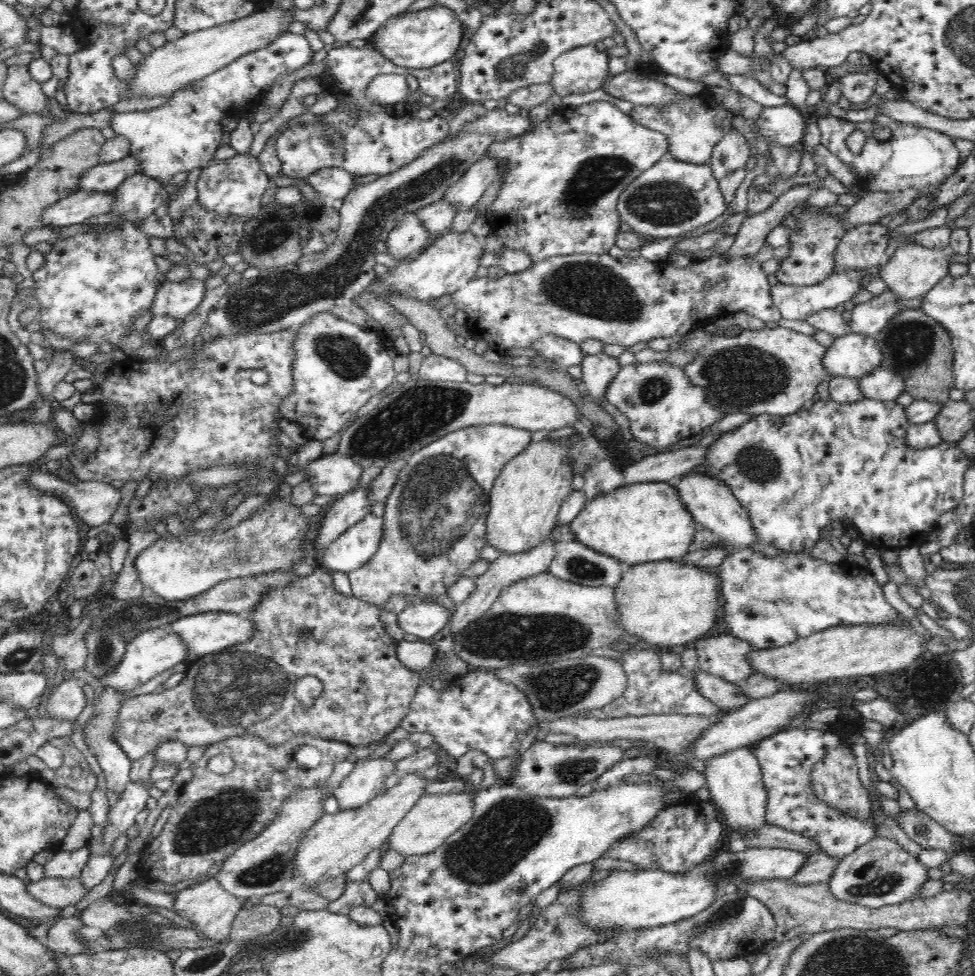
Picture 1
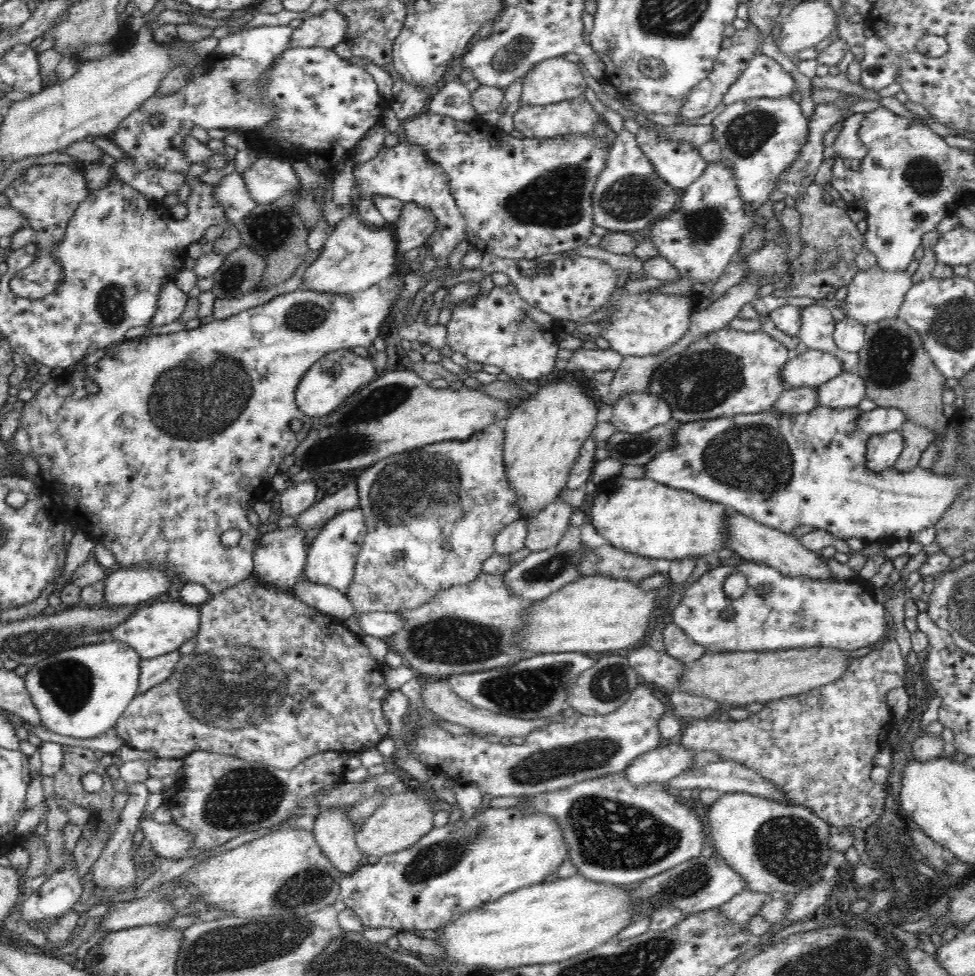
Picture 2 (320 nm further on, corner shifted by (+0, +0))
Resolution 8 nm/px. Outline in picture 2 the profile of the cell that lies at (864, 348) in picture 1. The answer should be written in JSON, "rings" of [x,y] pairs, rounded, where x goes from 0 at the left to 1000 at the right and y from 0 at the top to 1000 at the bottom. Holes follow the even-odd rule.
{"rings":[[[829,357],[825,363],[808,369],[799,383],[806,399],[833,398],[864,382],[865,373],[852,362]]]}

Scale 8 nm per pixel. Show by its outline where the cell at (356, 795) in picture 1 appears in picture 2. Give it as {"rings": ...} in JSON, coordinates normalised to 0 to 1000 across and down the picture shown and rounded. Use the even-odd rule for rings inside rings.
{"rings":[[[356,827],[330,830],[321,846],[332,877],[353,897],[363,893],[374,882],[365,864],[365,840],[357,838],[355,831]]]}

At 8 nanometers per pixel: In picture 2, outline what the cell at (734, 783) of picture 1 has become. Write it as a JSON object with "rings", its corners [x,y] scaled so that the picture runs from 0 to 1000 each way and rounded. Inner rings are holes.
{"rings":[[[766,811],[743,813],[725,829],[724,839],[730,851],[733,873],[742,878],[749,889],[763,899],[767,912],[792,916],[792,920],[806,920],[806,918],[811,920],[831,908],[837,908],[851,893],[849,881],[852,876],[850,862],[854,856],[853,846],[831,829],[818,825],[800,824],[795,820]]]}

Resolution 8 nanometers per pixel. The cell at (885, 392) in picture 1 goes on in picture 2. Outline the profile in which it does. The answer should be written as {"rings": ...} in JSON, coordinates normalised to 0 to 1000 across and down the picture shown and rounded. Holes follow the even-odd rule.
{"rings":[[[864,381],[836,399],[838,416],[851,418],[879,417],[888,402],[885,387],[879,381]]]}

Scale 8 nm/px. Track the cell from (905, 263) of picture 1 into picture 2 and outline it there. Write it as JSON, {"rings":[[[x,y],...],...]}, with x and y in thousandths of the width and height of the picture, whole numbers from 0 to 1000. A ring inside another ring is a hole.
{"rings":[[[899,272],[887,278],[880,278],[870,292],[870,300],[866,308],[868,325],[888,334],[903,328],[917,326],[927,309],[931,296],[937,293],[935,280],[929,277],[923,279],[907,277]]]}

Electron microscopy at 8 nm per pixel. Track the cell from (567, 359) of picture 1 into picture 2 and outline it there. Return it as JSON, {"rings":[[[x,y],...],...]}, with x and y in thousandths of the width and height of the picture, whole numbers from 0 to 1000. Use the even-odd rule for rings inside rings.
{"rings":[[[595,358],[589,359],[587,368],[591,371],[592,380],[606,384],[619,379],[634,379],[638,374],[639,366],[628,358]]]}

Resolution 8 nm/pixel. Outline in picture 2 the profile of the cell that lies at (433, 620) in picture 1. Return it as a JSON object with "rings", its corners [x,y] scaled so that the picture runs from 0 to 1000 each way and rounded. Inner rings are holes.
{"rings":[[[364,626],[365,632],[367,632],[367,642],[373,647],[373,649],[384,652],[390,655],[396,655],[402,653],[402,650],[410,648],[414,643],[414,636],[412,632],[404,627],[372,627]]]}

